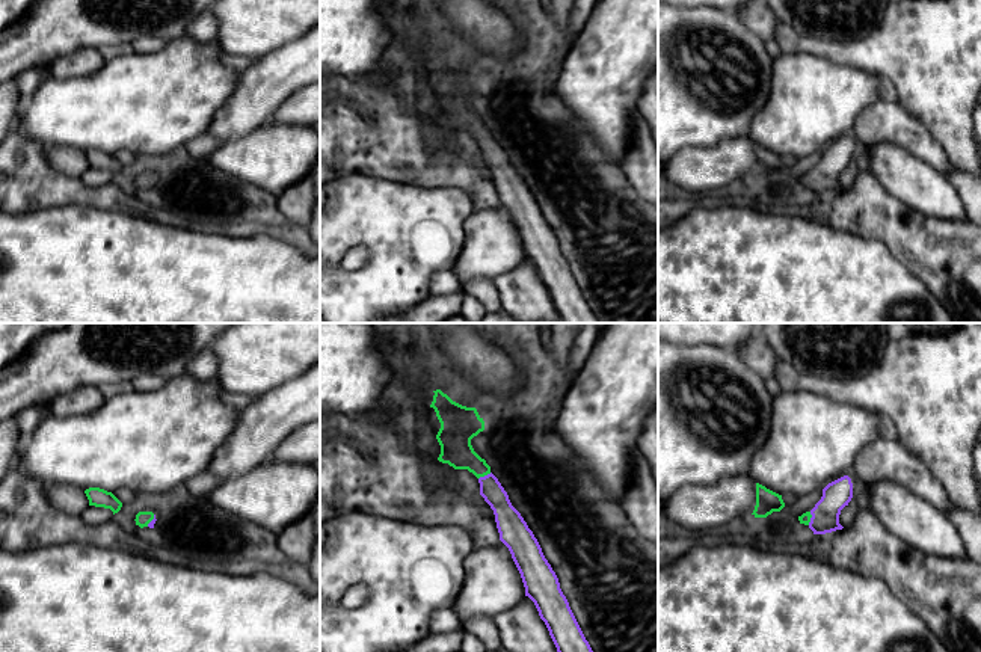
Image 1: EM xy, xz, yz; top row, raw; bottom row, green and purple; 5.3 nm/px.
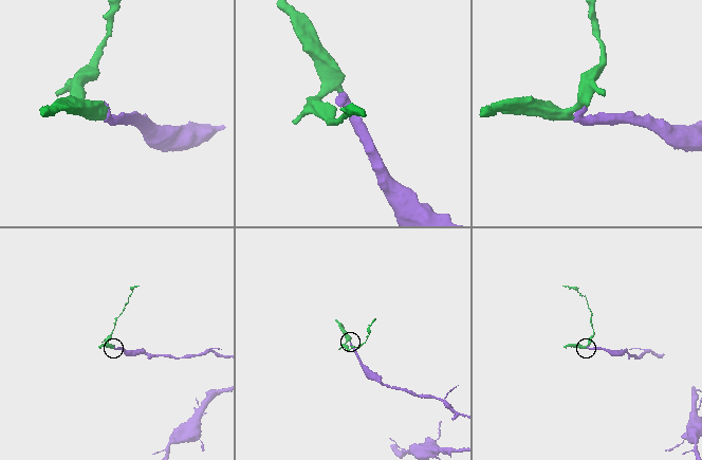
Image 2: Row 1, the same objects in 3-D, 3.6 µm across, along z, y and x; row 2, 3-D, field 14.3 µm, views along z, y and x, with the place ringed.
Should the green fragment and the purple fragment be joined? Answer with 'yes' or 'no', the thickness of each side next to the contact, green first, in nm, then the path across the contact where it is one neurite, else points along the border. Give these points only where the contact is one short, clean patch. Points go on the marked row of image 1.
yes | 180/120 nm | across xz (455, 438), (455, 444), (485, 474), (506, 515)

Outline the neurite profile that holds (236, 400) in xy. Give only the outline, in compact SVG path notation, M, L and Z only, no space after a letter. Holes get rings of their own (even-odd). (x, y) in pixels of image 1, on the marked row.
M222 389L222 400L228 406L232 406L240 411L249 406L255 400L255 397L244 395L244 394L232 394L232 392Z

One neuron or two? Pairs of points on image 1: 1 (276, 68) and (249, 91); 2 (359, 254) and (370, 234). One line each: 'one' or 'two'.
1: one
2: two

